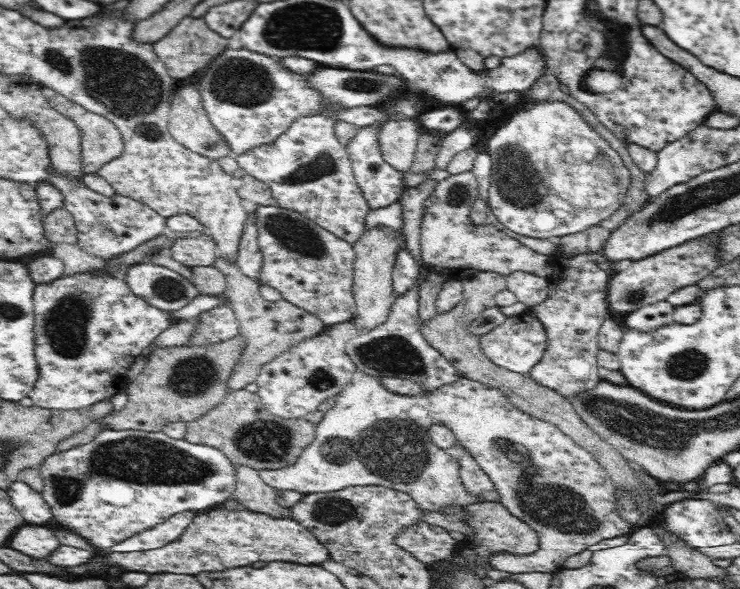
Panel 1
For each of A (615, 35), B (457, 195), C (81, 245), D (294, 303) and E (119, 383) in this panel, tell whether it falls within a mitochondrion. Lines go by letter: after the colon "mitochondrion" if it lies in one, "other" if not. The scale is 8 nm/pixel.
A: mitochondrion
B: mitochondrion
C: other
D: other
E: other

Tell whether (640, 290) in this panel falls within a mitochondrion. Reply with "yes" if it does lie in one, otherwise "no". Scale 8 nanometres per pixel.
yes

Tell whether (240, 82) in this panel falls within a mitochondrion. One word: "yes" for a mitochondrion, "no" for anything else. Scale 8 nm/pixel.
yes

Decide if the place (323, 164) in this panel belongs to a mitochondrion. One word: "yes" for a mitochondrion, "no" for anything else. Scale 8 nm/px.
yes

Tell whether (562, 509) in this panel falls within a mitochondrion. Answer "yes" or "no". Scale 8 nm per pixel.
yes

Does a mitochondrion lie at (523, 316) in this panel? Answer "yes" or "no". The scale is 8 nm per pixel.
no

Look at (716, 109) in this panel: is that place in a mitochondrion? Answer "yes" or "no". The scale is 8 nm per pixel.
no

